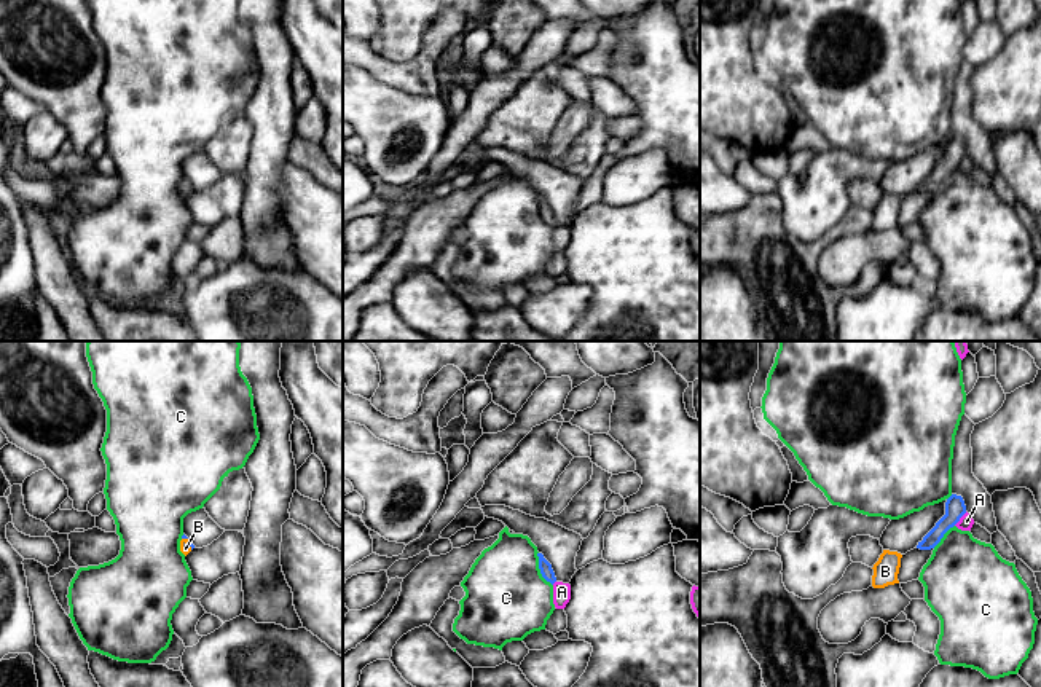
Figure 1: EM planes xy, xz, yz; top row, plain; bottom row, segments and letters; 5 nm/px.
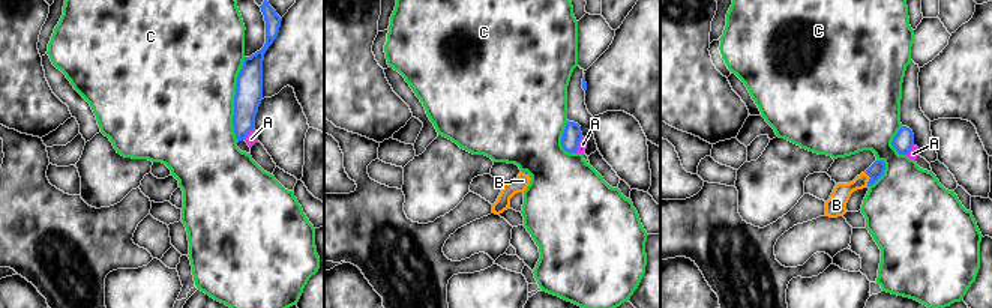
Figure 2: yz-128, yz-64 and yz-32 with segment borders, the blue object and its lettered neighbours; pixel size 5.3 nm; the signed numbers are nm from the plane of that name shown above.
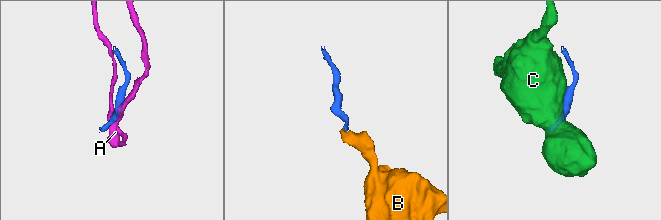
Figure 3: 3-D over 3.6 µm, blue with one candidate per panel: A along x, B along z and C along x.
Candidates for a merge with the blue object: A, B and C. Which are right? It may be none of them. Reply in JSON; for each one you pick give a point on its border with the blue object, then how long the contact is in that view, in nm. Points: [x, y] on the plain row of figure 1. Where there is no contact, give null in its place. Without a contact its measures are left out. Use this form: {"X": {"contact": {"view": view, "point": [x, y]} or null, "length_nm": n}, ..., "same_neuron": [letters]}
{"B": {"contact": {"view": "xy", "point": [188, 185]}, "length_nm": 80}, "same_neuron": ["B"]}

